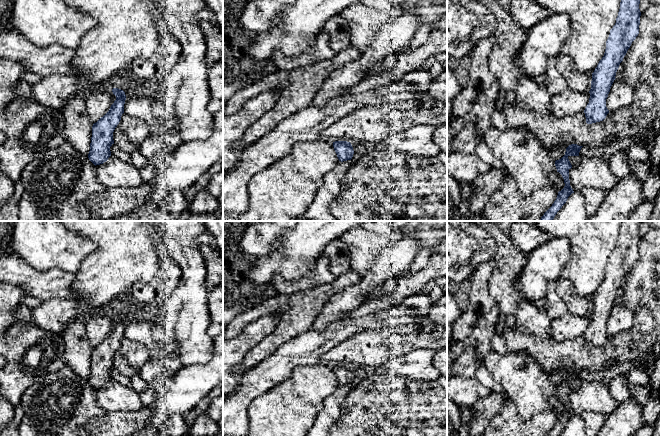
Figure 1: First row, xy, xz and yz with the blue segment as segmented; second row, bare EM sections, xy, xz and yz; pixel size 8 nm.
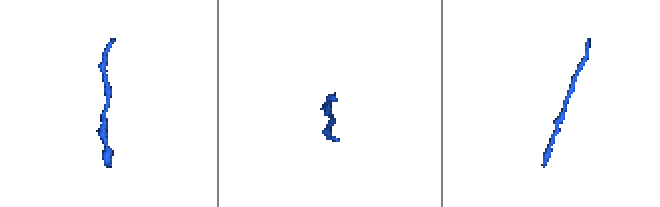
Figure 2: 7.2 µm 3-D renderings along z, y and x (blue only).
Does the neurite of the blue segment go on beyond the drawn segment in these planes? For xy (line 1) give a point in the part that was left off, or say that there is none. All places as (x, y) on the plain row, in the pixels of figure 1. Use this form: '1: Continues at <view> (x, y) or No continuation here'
1: No continuation here

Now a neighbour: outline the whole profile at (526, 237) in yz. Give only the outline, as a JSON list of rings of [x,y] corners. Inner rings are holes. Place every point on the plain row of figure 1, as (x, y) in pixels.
[[[516,221],[513,223],[510,236],[515,247],[525,255],[529,255],[553,237],[549,232],[540,229],[535,224],[529,224],[526,221]]]

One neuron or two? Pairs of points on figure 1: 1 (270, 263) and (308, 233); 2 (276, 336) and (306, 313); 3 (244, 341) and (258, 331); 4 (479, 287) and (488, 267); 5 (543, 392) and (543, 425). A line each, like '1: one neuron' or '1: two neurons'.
1: one neuron
2: one neuron
3: one neuron
4: one neuron
5: two neurons

